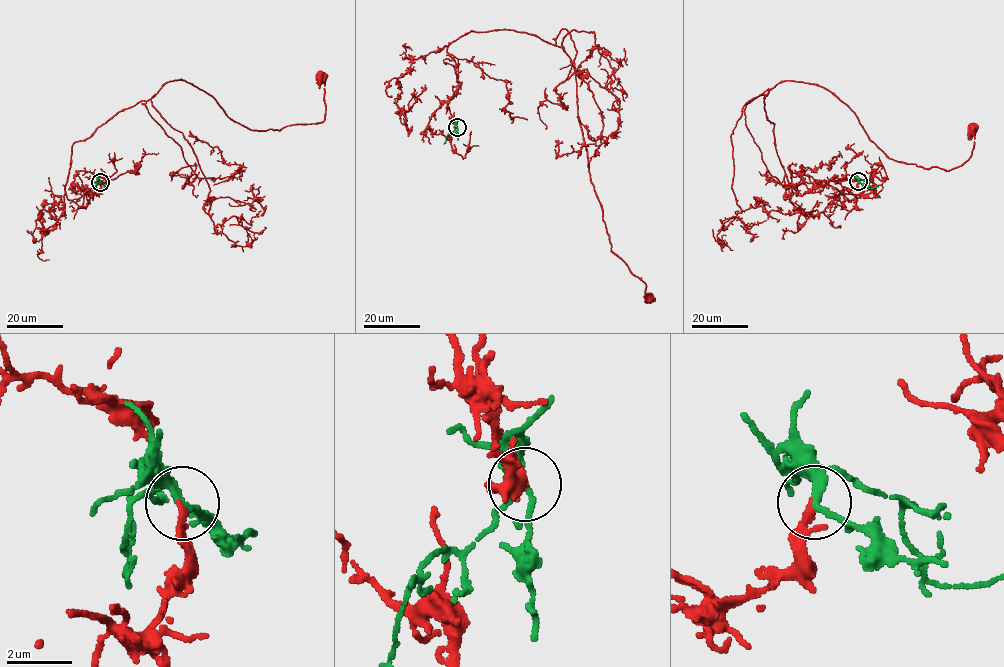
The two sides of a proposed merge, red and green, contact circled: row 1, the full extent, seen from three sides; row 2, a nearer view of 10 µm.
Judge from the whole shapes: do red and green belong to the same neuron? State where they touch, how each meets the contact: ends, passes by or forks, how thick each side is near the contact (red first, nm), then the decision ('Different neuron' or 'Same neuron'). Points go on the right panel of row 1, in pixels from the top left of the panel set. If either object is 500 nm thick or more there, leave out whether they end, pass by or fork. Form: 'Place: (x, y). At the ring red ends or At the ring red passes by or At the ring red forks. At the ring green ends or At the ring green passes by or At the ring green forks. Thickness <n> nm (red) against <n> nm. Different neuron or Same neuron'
Place: (858, 181). At the ring red ends. At the ring green forks. Thickness 200 nm (red) against 200 nm. Same neuron

